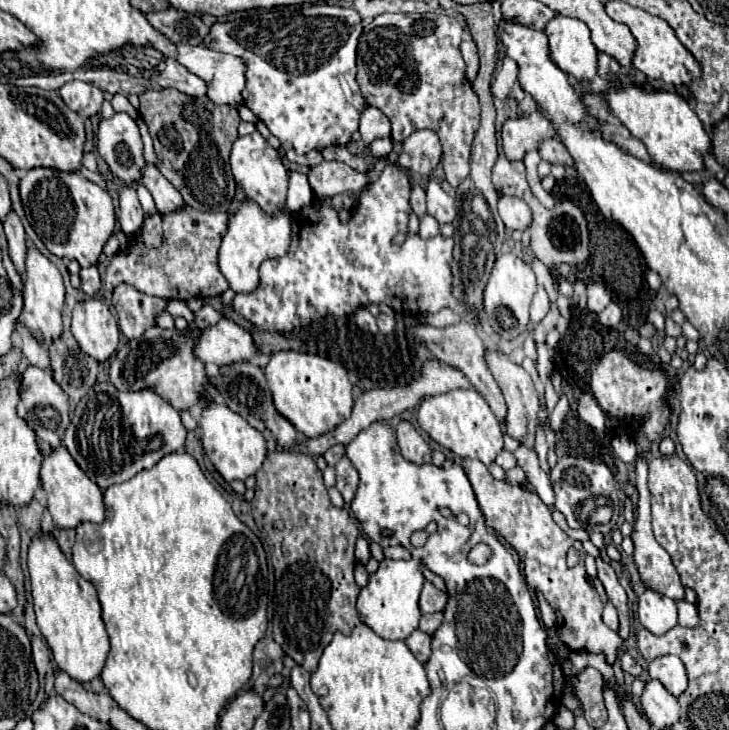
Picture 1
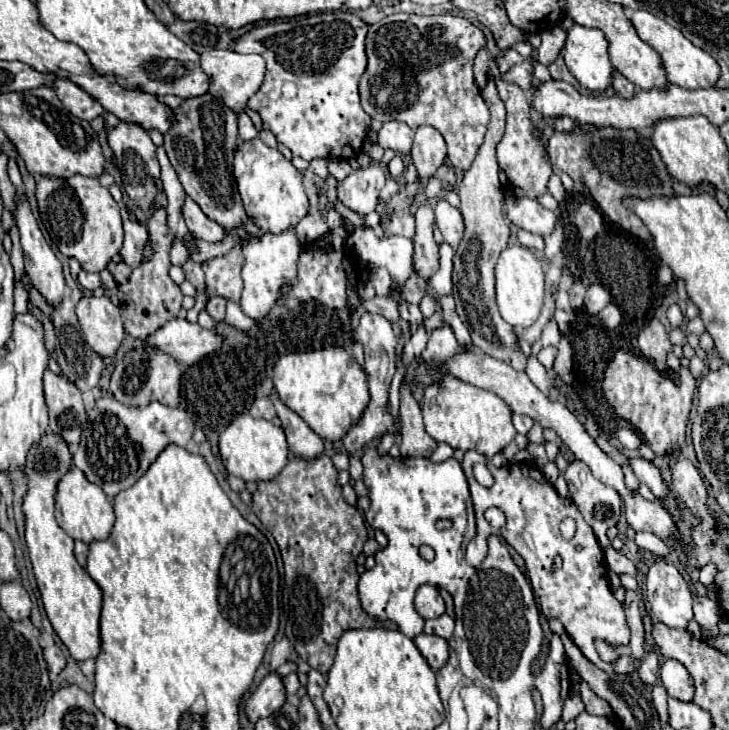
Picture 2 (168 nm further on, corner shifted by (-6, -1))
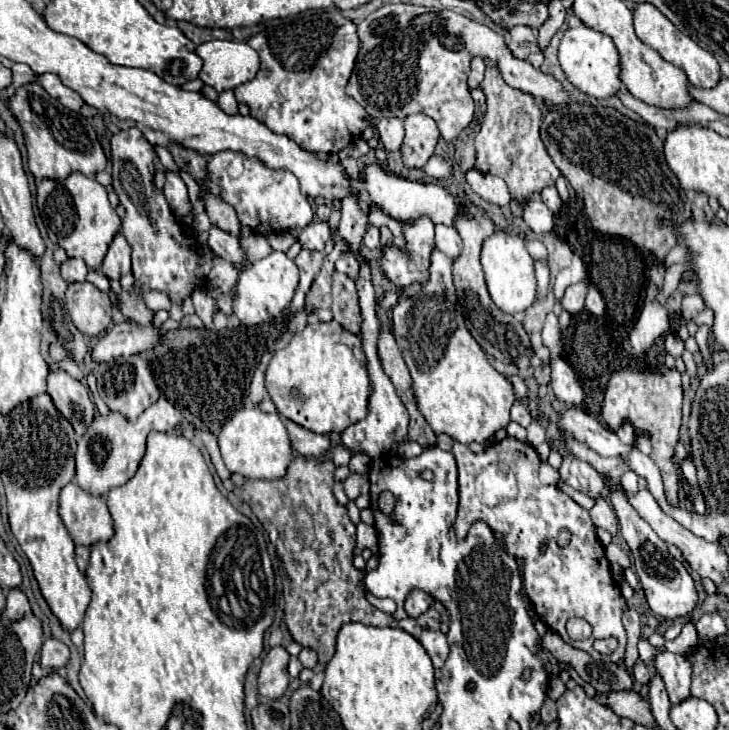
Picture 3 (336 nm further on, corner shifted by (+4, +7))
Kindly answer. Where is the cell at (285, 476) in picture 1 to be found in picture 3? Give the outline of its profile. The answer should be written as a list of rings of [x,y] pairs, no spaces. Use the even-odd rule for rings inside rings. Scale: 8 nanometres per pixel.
[[[297,456],[289,466],[289,472],[281,480],[245,480],[239,488],[239,498],[245,500],[253,514],[263,524],[269,540],[277,548],[279,574],[283,578],[283,598],[285,598],[285,624],[293,640],[303,646],[311,646],[319,652],[319,662],[329,662],[335,654],[337,634],[347,622],[361,622],[369,626],[391,626],[393,616],[377,610],[367,602],[363,592],[363,570],[353,566],[355,548],[355,524],[347,516],[347,508],[341,506],[333,496],[333,472],[335,464],[321,458]]]

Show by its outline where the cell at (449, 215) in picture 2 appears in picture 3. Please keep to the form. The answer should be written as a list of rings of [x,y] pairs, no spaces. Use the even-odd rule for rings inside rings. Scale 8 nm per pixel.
[[[437,224],[435,226],[435,246],[449,258],[455,260],[461,254],[461,238],[455,228]]]

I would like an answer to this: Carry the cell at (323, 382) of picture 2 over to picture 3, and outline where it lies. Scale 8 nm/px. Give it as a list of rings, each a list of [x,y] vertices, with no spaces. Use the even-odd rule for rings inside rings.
[[[335,320],[307,324],[285,348],[273,354],[265,372],[265,388],[283,418],[315,434],[343,432],[367,416],[371,396],[360,337]]]

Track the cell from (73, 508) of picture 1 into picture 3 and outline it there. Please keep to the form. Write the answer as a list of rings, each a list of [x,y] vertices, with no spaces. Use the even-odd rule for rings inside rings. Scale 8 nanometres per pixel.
[[[77,482],[61,490],[59,512],[75,544],[93,546],[113,538],[113,518],[105,500],[87,494]]]

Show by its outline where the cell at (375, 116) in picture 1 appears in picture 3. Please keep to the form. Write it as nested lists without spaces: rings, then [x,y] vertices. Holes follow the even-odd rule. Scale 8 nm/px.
[[[383,118],[377,122],[377,132],[379,132],[379,140],[383,142],[385,150],[389,152],[397,152],[401,148],[403,142],[403,120],[399,118]]]

